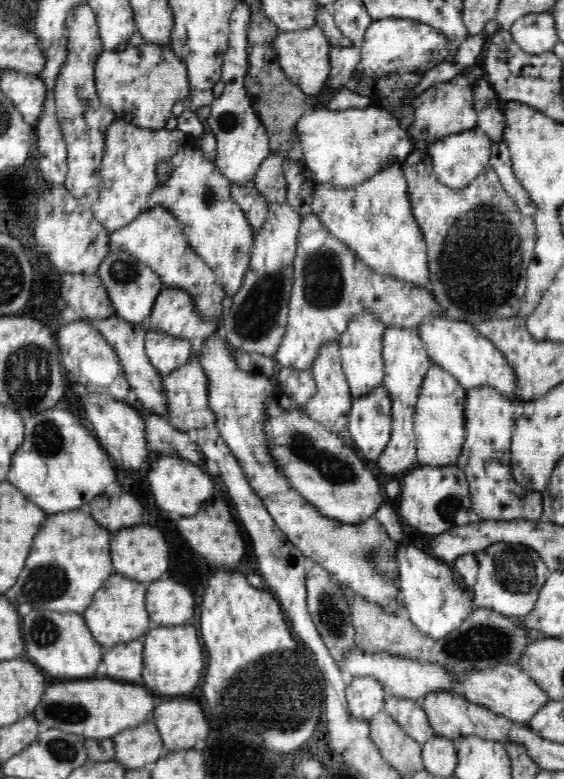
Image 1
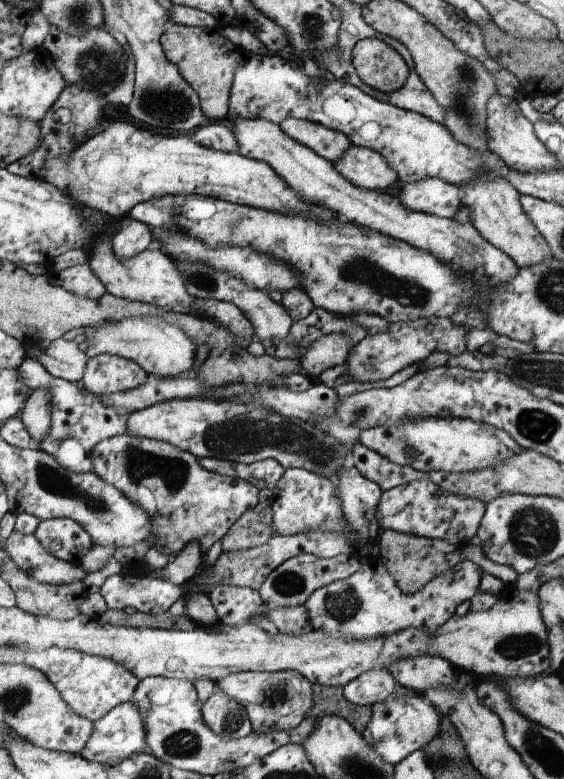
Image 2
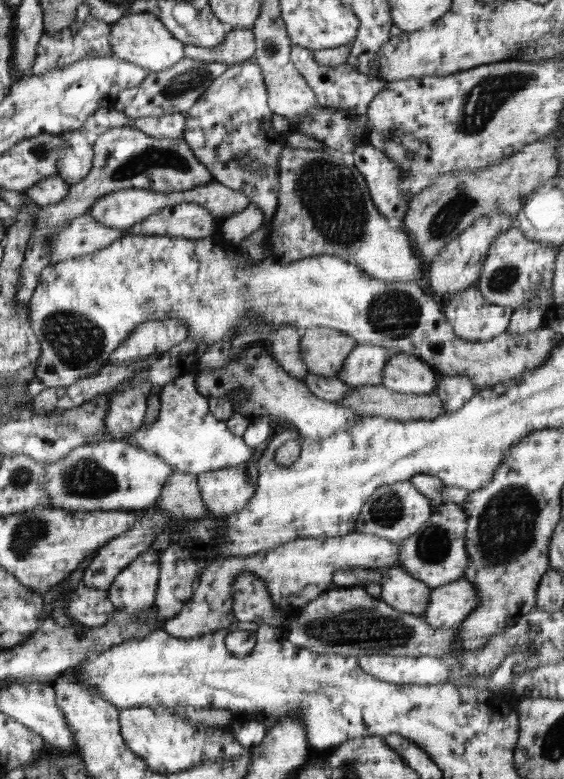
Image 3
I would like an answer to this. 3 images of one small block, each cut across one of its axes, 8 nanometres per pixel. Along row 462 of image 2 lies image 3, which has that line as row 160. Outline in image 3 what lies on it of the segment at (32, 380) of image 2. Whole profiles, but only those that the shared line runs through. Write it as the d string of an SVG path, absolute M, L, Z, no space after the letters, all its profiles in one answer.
M78 130L63 132L60 139L64 142L64 150L57 162L58 175L70 185L77 184L92 165L92 147Z

